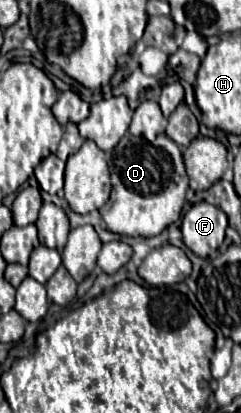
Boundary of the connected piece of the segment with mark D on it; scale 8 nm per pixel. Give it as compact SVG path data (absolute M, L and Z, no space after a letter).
M125 134L115 146L109 166L113 190L107 204L99 210L107 230L121 236L149 238L161 234L167 226L181 218L189 180L181 148L167 138L167 134L159 134L155 142Z

